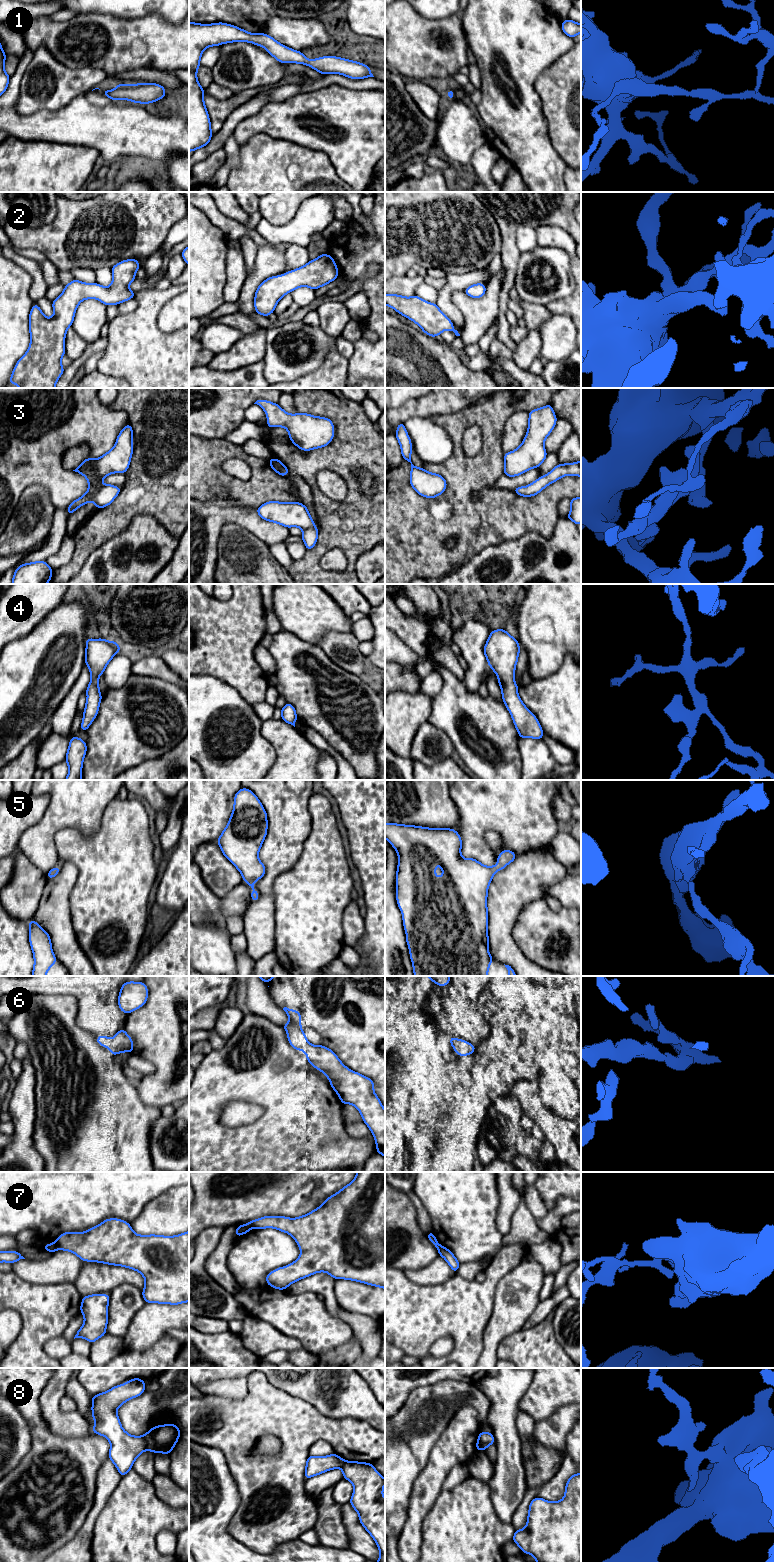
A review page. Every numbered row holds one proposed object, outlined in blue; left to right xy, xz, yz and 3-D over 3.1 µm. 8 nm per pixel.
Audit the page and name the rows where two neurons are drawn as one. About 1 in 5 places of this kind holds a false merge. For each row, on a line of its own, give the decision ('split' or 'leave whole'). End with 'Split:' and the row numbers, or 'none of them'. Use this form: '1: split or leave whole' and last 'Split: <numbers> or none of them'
1: leave whole
2: leave whole
3: leave whole
4: leave whole
5: leave whole
6: leave whole
7: split
8: split
Split: 7, 8

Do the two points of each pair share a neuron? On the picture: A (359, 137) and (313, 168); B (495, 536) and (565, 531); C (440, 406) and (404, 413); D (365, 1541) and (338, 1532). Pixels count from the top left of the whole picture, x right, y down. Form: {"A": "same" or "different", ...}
{"A": "different", "B": "different", "C": "same", "D": "different"}

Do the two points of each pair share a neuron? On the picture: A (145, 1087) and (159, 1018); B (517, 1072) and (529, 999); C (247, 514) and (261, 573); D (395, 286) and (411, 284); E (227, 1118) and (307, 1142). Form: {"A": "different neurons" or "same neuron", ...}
{"A": "same neuron", "B": "same neuron", "C": "different neurons", "D": "same neuron", "E": "different neurons"}

